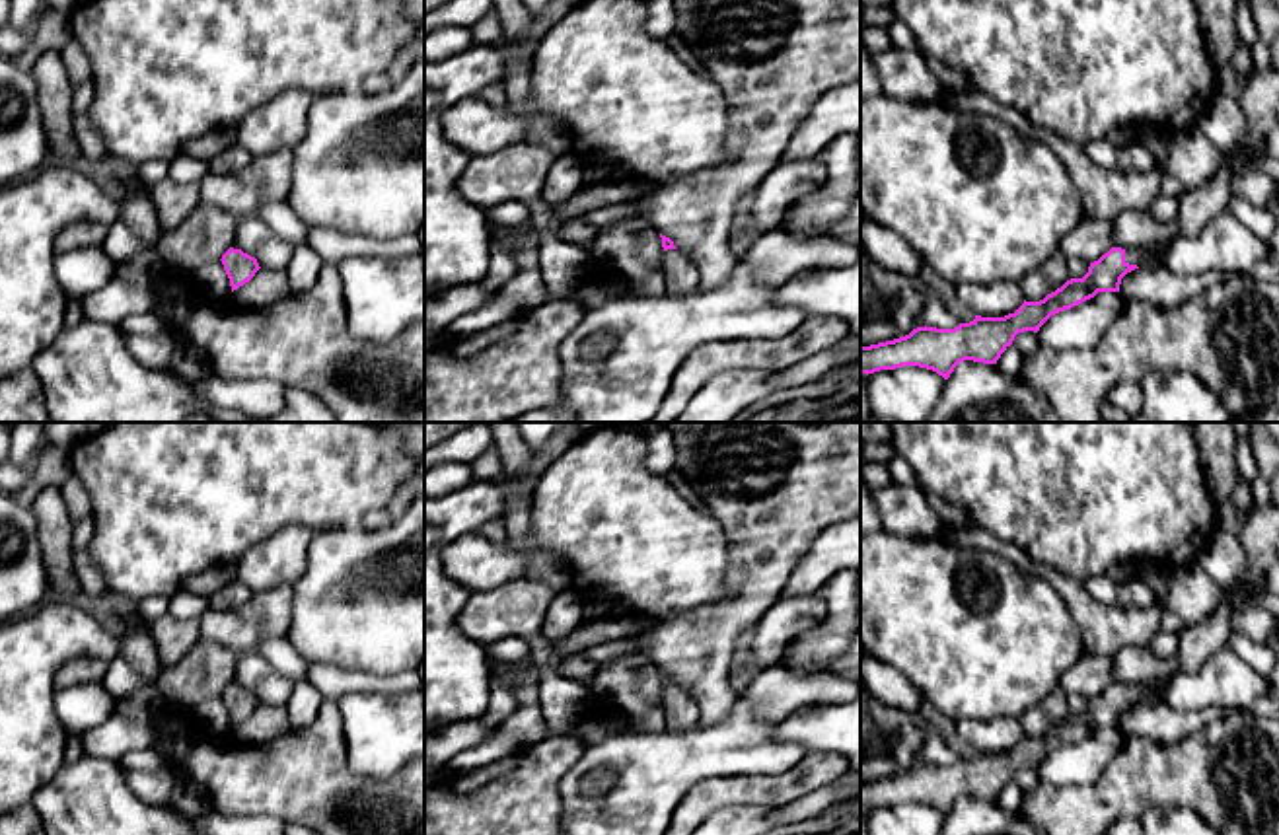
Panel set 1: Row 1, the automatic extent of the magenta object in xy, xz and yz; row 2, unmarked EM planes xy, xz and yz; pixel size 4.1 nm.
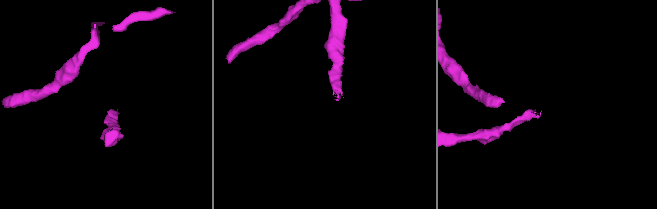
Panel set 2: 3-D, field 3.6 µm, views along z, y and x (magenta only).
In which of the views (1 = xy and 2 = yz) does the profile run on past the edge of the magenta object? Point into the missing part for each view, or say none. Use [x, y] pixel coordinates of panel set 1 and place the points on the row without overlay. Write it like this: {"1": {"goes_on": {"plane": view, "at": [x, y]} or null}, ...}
{"1": {"goes_on": null}, "2": {"goes_on": {"plane": "yz", "at": [1141, 693]}}}

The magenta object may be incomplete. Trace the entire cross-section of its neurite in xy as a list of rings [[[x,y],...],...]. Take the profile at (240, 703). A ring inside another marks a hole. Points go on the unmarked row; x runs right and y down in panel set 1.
[[[230,683],[220,697],[230,714],[232,728],[249,718],[261,705],[255,693],[234,683]]]

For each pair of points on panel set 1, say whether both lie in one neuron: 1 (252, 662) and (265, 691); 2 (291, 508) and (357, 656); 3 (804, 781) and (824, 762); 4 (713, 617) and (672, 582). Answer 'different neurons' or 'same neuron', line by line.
1: same neuron
2: different neurons
3: same neuron
4: different neurons

